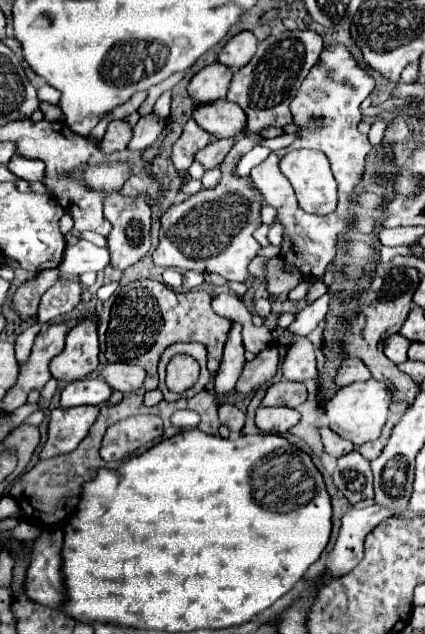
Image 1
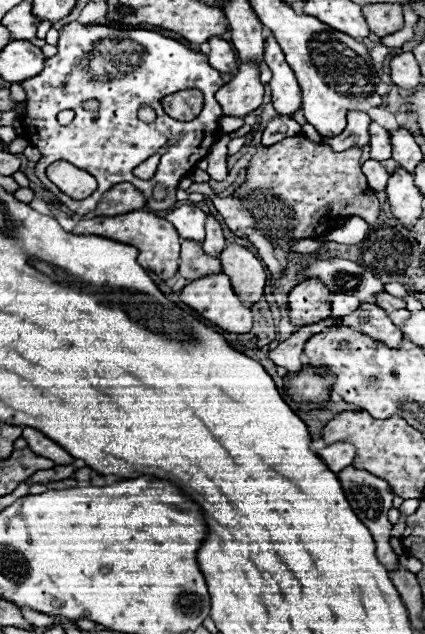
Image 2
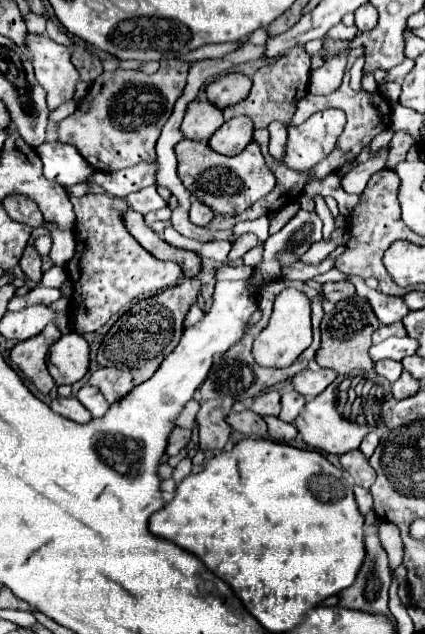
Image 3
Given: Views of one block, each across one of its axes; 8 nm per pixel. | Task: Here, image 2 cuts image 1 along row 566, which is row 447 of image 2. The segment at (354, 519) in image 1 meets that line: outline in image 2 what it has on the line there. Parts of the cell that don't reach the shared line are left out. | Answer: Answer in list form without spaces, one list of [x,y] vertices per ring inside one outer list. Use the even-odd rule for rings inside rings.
[[[336,442],[336,444],[330,444],[322,450],[316,452],[324,464],[332,470],[332,472],[340,472],[344,466],[350,466],[352,464],[352,458],[354,458],[354,446],[352,444],[346,444],[346,442]]]

